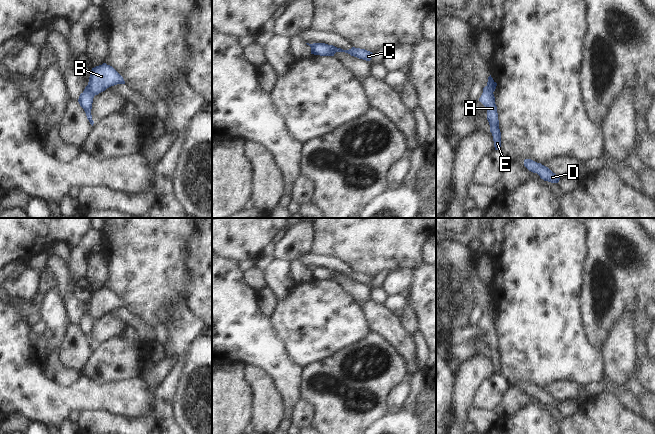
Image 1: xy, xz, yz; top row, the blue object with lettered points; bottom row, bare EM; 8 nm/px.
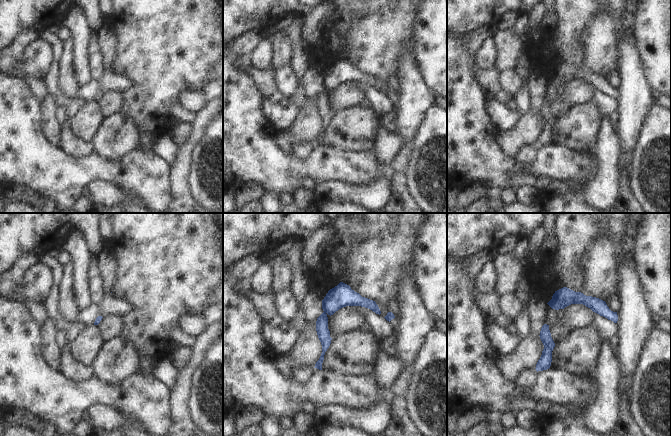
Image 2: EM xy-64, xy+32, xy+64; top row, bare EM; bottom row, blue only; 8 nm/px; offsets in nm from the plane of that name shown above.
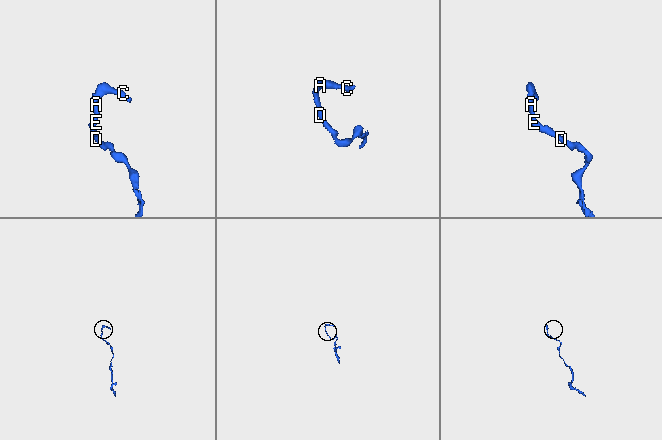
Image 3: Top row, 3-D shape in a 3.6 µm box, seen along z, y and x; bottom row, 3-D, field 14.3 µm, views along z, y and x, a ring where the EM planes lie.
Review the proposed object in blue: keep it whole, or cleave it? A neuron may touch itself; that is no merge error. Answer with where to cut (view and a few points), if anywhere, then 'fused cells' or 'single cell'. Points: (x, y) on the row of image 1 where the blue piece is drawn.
cut in xy along (87, 85), (94, 95); fused cells

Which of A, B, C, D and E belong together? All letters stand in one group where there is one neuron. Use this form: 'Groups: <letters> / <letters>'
Groups: A D E / B C.

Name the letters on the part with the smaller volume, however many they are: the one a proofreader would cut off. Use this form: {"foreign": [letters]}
{"foreign": ["B", "C"]}

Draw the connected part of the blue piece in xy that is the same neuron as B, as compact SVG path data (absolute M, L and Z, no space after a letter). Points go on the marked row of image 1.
M103 63L92 68L87 86L93 95L98 95L117 84L125 84L123 77L112 66Z

